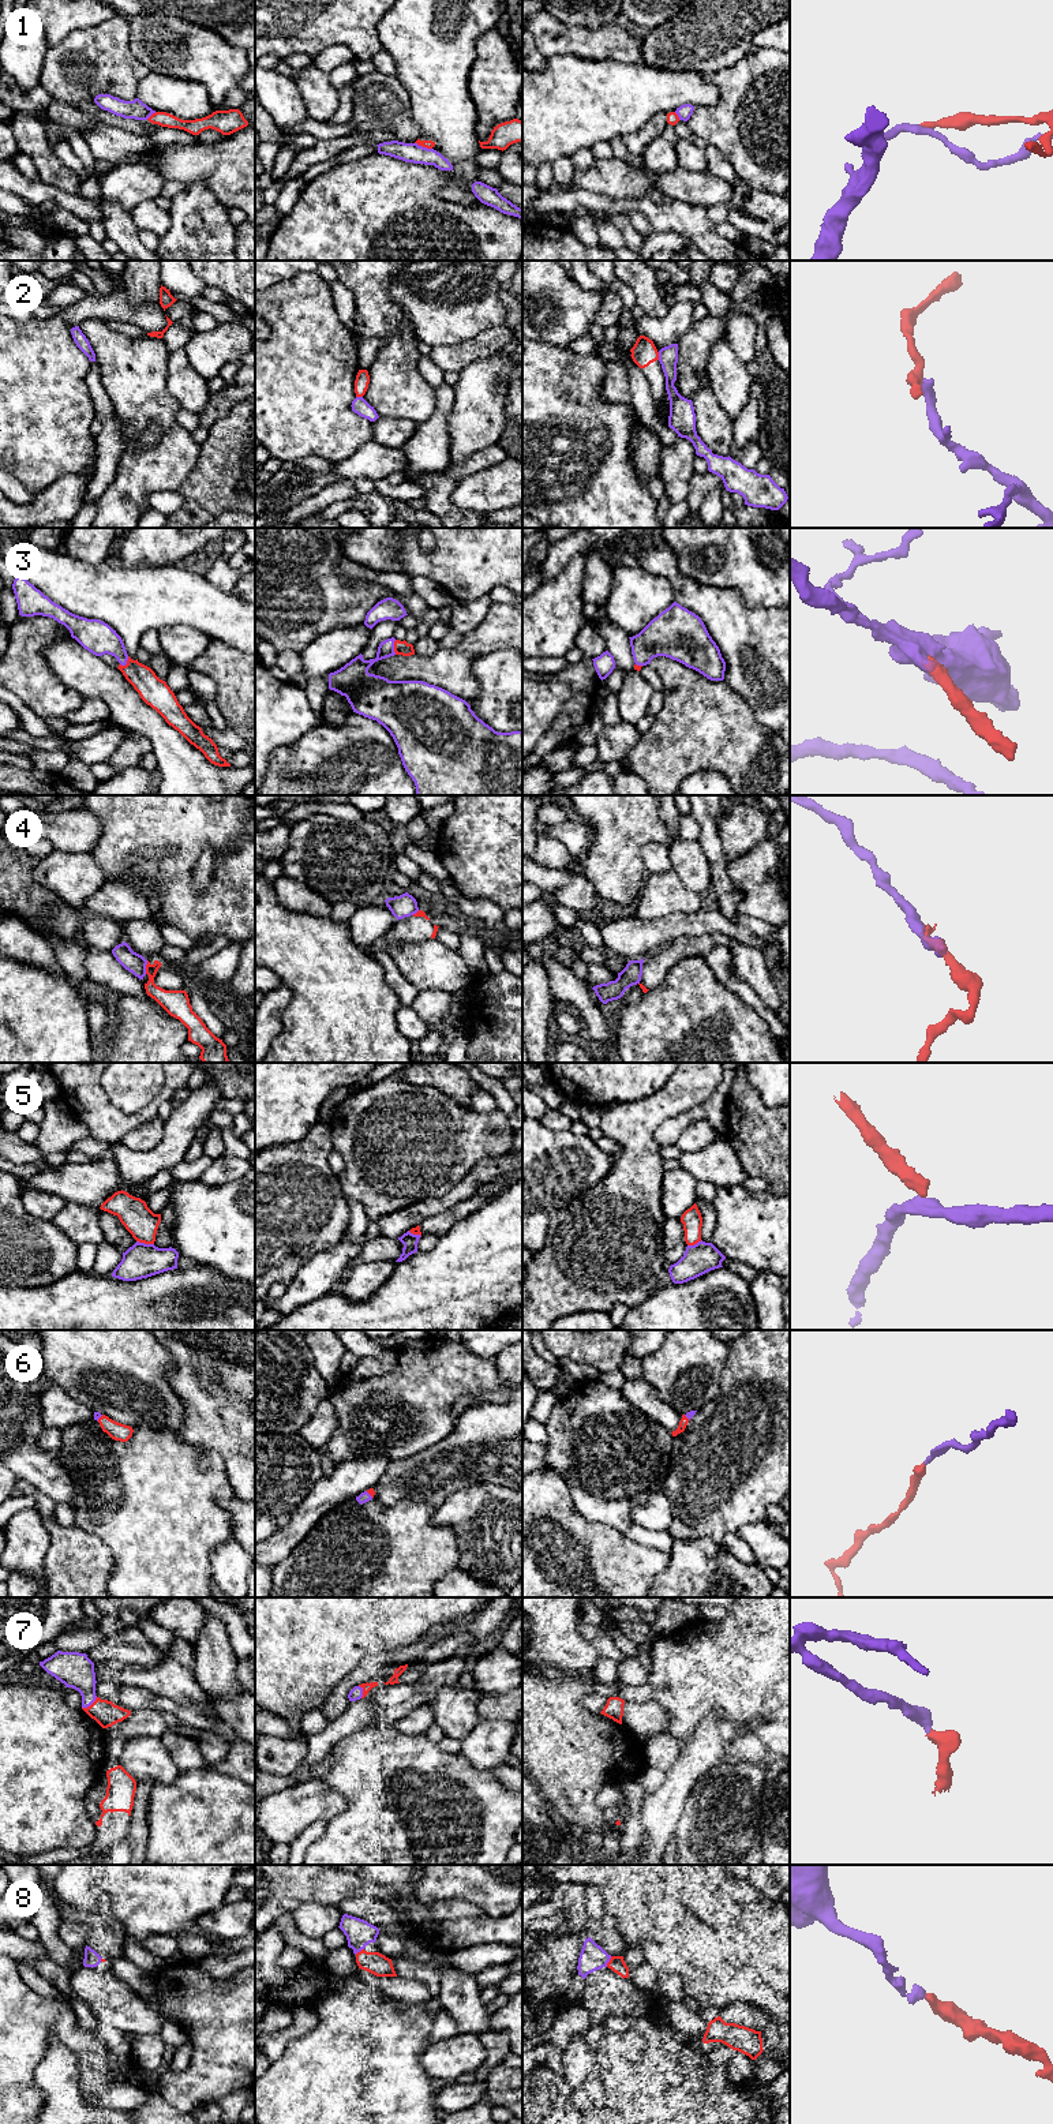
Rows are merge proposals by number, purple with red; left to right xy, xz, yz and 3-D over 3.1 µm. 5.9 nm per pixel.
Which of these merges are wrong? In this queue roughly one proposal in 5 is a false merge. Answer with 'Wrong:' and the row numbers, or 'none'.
Wrong: 1, 2, 4, 5

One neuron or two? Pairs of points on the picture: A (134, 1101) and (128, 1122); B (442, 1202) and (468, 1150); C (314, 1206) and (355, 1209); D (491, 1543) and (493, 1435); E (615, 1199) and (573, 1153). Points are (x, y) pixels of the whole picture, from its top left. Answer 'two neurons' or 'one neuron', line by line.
A: two neurons
B: two neurons
C: two neurons
D: two neurons
E: two neurons

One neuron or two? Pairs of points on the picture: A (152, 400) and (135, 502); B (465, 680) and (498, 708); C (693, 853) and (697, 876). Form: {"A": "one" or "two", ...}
{"A": "one", "B": "two", "C": "one"}

